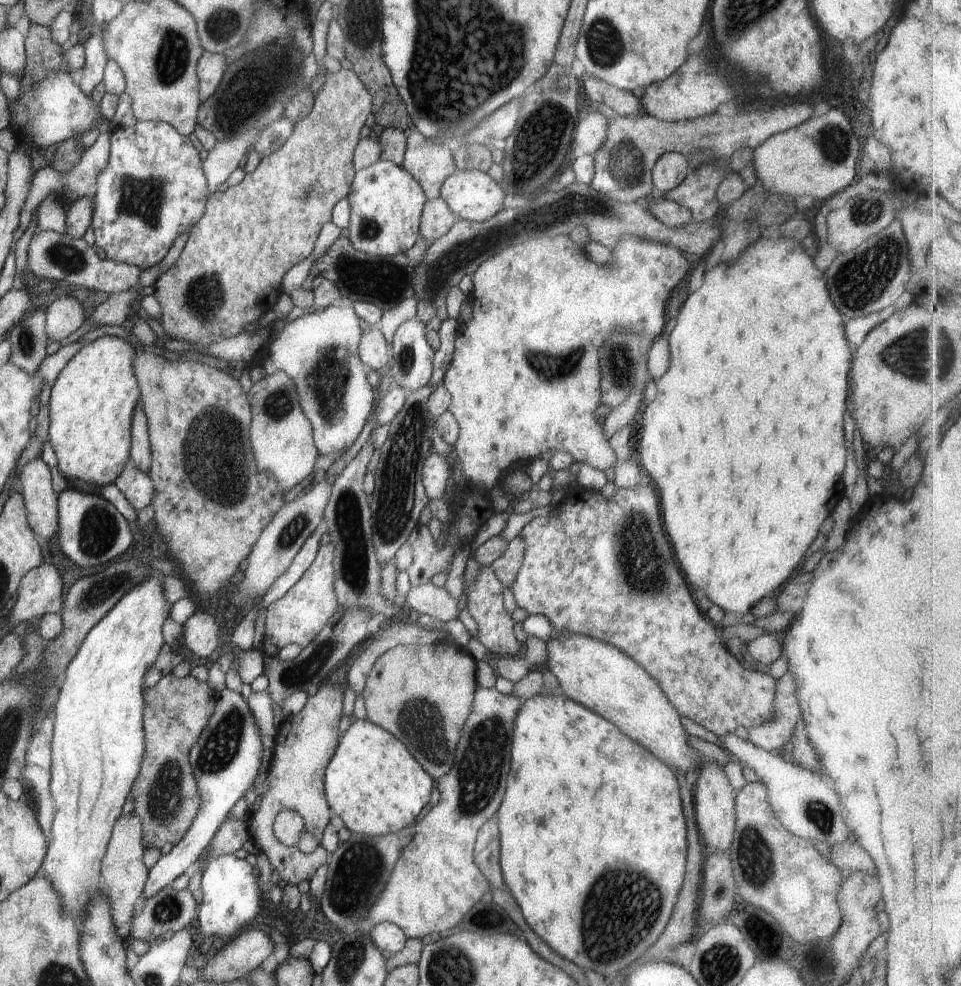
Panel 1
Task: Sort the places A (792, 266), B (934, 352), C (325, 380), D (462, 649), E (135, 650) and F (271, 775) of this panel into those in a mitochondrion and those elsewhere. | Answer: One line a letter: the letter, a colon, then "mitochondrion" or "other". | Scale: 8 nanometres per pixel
A: other
B: mitochondrion
C: mitochondrion
D: other
E: other
F: other

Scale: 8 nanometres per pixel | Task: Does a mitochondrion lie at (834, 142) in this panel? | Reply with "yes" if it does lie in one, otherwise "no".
yes

